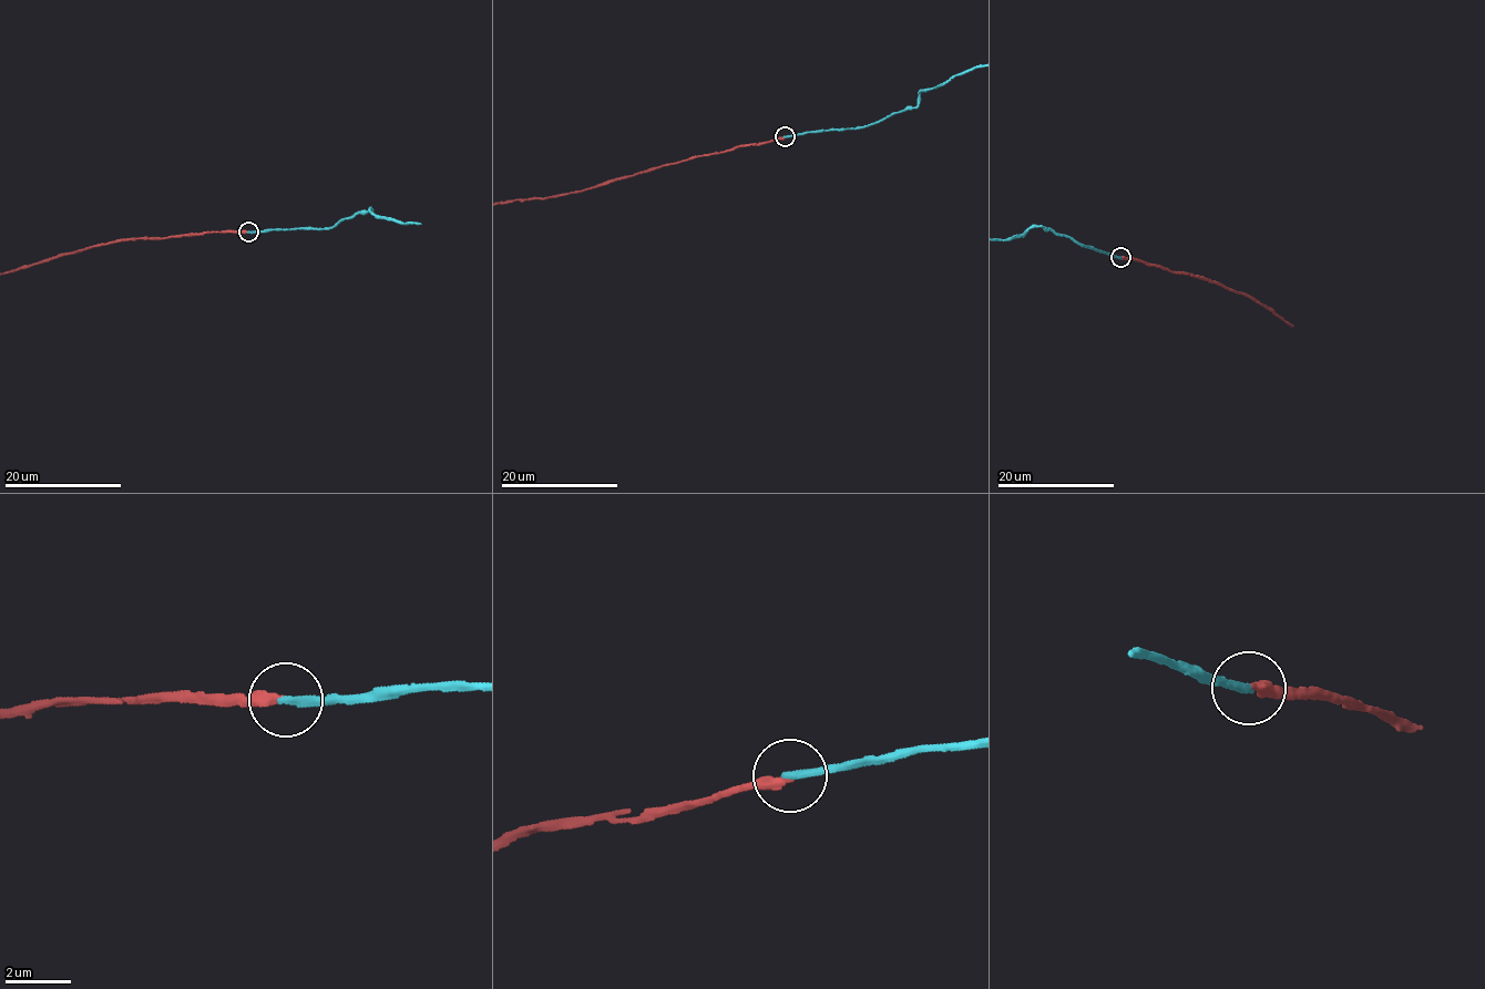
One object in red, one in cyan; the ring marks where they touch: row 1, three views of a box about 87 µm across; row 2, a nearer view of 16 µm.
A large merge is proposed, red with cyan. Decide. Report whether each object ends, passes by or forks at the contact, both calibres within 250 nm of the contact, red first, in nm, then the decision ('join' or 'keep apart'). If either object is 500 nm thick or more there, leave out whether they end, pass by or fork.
red ends; cyan ends; calibres 320 and 240 nm; join

